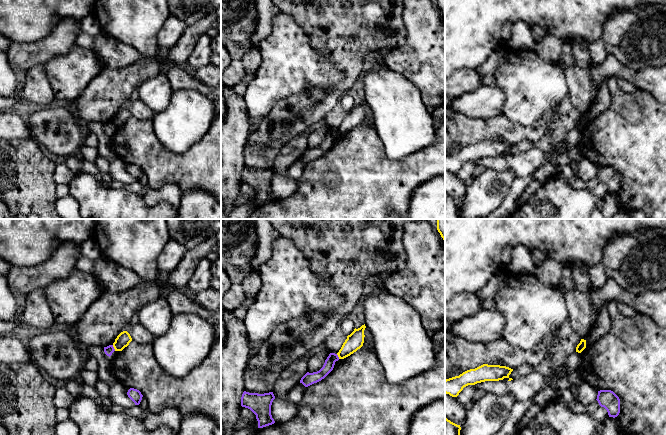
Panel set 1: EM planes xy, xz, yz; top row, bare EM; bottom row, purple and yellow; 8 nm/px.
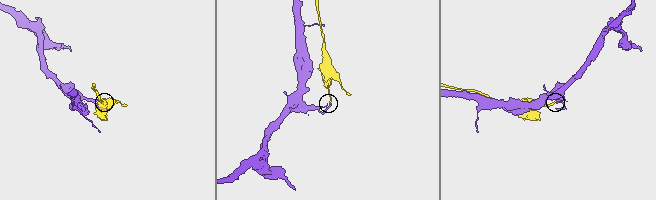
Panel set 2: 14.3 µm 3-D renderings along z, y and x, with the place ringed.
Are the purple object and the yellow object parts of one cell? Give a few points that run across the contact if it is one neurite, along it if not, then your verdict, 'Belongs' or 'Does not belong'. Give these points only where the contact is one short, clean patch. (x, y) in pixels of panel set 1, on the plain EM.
Line: xy (112, 121), (115, 126). Does not belong

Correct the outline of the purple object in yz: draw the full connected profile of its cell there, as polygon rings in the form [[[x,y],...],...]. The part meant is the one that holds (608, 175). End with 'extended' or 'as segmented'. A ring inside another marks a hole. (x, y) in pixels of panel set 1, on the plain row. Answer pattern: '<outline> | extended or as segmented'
[[[600,166],[598,167],[596,175],[601,183],[604,183],[609,193],[617,193],[620,189],[620,175],[611,166]]] | as segmented

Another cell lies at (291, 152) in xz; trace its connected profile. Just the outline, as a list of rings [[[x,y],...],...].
[[[300,135],[288,142],[276,157],[273,163],[275,174],[285,175],[288,169],[294,164],[307,149],[308,137]]]

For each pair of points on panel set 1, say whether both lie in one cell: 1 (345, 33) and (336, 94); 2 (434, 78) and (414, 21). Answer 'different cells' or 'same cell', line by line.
1: same cell
2: same cell

